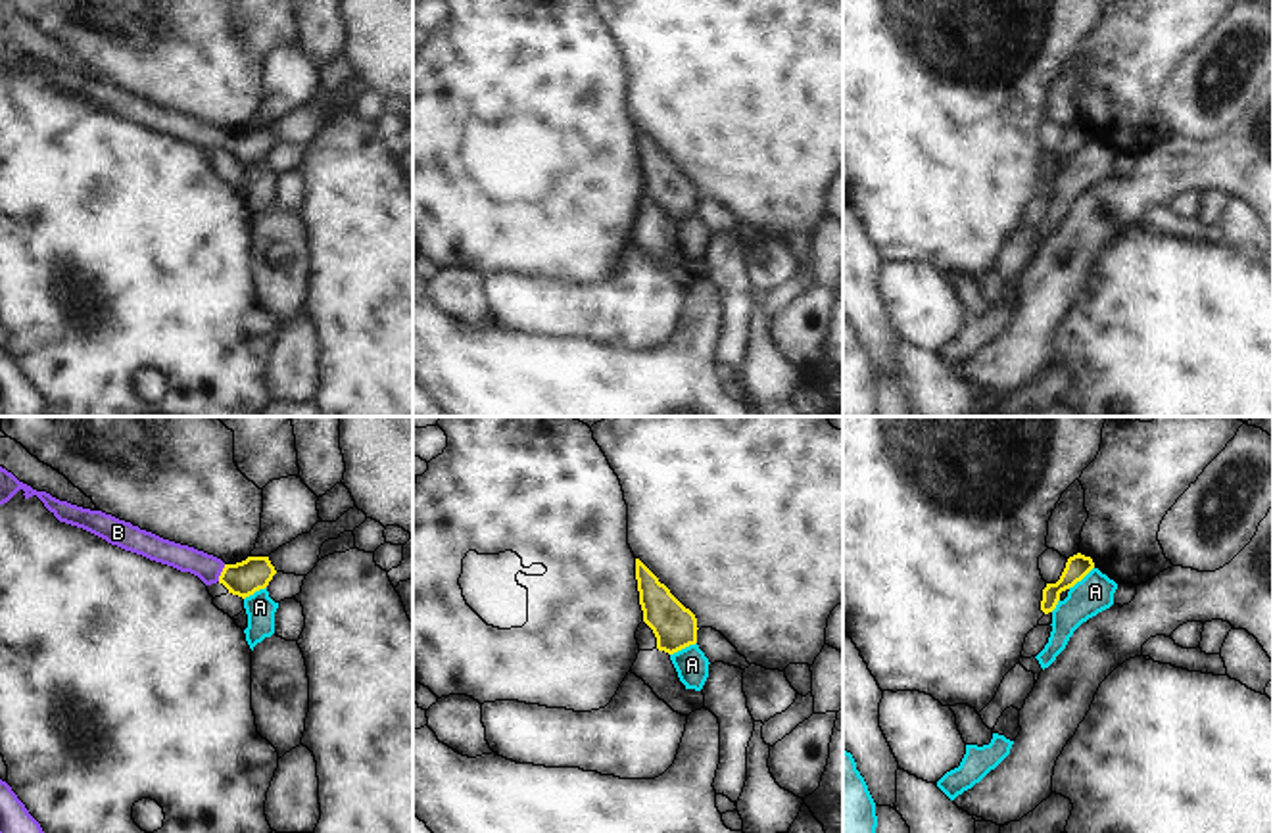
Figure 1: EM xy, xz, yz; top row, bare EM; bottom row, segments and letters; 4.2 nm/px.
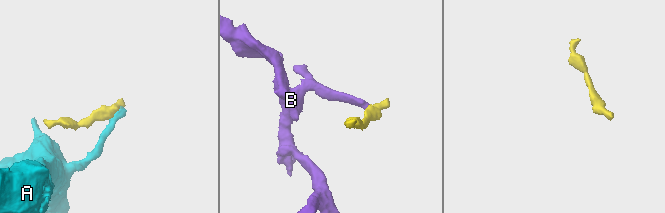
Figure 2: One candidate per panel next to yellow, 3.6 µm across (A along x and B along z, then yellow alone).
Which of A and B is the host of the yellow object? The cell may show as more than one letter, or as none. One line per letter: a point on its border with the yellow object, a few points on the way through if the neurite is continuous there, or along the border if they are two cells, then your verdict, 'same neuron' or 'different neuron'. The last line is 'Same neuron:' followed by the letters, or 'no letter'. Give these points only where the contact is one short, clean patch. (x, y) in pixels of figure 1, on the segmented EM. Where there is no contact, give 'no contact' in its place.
A: contact xz (682, 647); border xz (696, 642), (671, 655); different neuron
B: contact xy (221, 572); way xy (244, 578), (221, 572), (206, 567); same neuron
Same neuron: B

